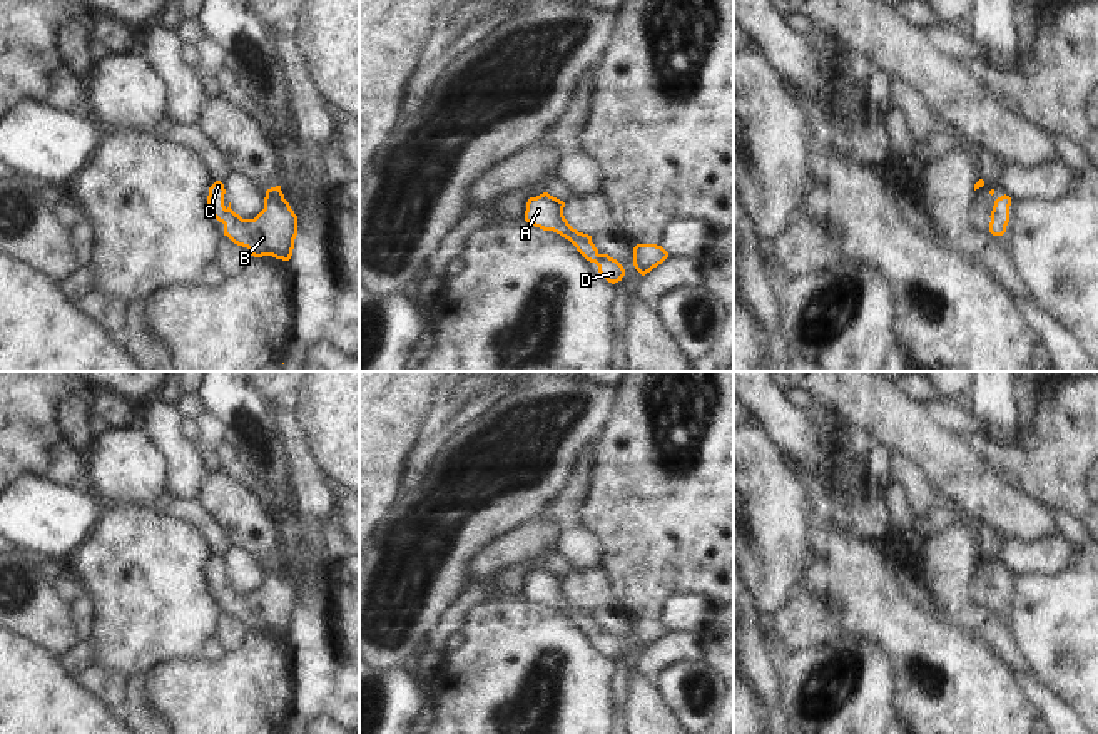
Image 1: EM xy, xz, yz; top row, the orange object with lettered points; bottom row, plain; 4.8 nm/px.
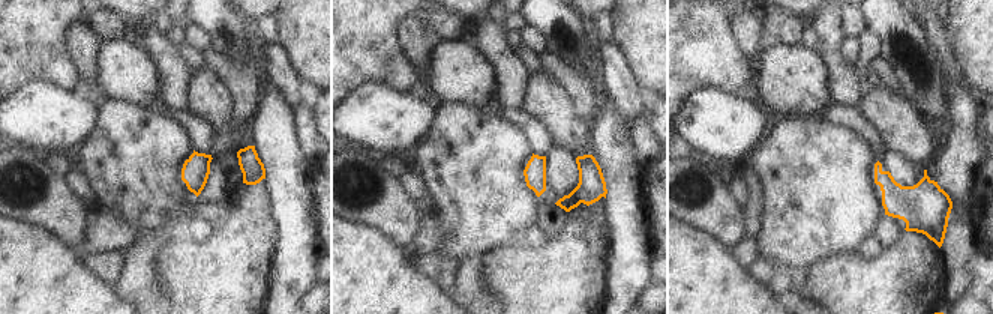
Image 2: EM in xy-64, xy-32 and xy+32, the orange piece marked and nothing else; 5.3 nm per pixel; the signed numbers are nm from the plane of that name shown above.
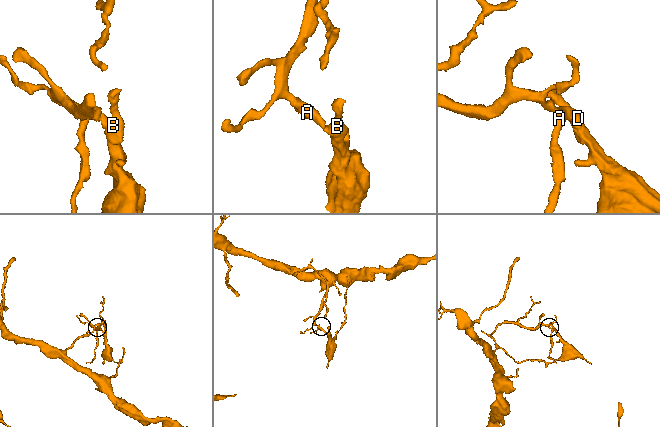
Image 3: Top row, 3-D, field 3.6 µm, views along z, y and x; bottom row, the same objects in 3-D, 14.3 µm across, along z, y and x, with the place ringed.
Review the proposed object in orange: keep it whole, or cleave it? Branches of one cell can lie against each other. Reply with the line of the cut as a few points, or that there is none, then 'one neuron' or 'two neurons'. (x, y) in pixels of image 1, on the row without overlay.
cut none; one neuron

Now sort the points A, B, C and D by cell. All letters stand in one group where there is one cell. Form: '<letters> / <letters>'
A B C D

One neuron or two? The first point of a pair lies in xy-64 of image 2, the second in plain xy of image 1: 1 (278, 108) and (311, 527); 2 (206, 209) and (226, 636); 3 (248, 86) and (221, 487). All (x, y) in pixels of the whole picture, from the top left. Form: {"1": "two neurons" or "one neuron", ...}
{"1": "two neurons", "2": "one neuron", "3": "two neurons"}

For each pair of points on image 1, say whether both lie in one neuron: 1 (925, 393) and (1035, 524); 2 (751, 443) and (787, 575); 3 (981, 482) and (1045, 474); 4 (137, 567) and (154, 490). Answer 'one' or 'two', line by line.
1: two
2: one
3: two
4: two

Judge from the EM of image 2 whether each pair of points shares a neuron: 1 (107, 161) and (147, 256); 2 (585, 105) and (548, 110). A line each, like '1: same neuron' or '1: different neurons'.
1: different neurons
2: different neurons

